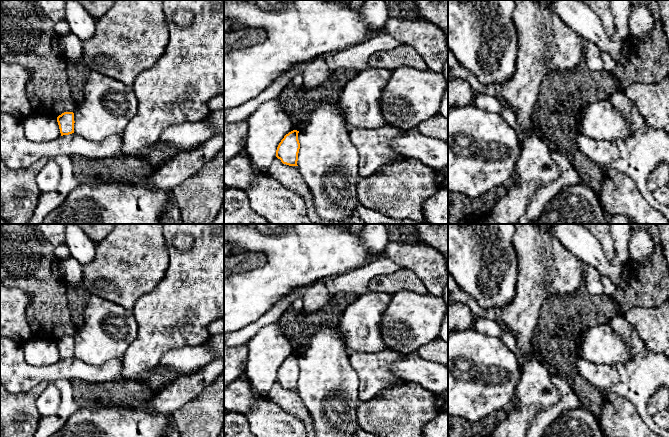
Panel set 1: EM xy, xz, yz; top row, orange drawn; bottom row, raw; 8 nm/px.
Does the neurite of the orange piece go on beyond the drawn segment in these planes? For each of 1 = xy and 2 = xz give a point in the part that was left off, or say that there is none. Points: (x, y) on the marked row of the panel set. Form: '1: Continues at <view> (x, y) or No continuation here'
1: No continuation here
2: No continuation here

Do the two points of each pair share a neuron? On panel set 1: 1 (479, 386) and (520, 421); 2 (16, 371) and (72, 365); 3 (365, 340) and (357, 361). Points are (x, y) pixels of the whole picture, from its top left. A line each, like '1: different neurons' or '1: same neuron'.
1: different neurons
2: same neuron
3: different neurons

